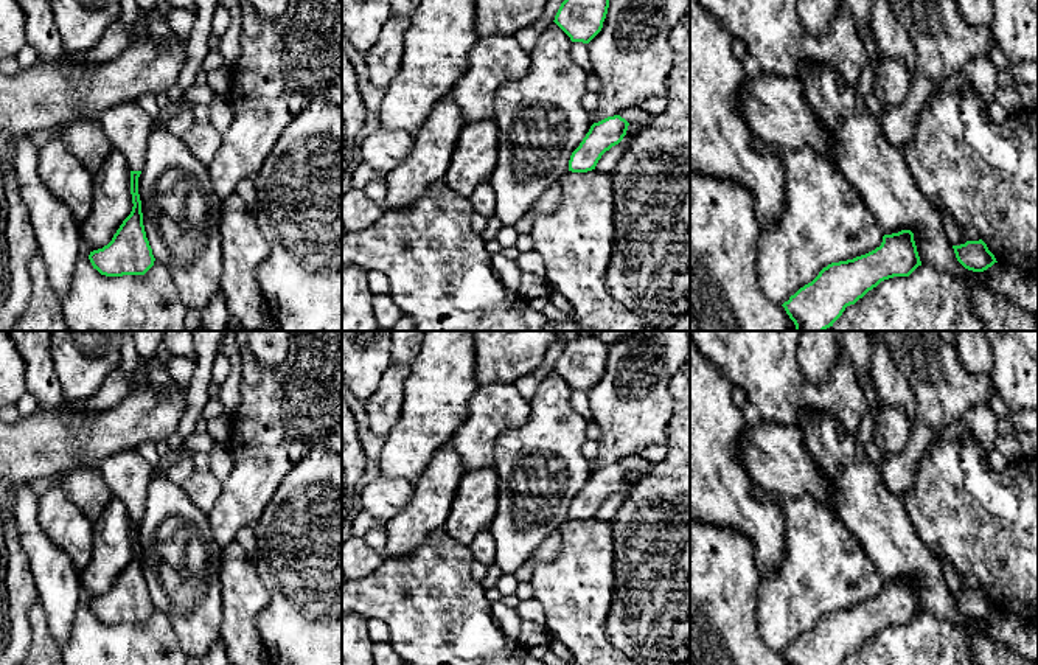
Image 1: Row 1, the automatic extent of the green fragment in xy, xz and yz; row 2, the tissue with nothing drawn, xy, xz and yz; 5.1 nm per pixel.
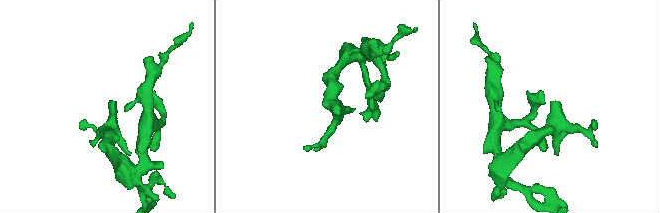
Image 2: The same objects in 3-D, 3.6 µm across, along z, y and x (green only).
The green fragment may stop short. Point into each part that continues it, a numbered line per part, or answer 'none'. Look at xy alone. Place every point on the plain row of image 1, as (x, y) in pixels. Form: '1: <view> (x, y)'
1: xy (128, 474)

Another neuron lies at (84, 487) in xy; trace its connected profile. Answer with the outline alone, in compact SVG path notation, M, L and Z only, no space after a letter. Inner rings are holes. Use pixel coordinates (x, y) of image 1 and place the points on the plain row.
M98 468L73 469L64 474L57 482L65 497L92 522L101 517L106 505L113 497Z

